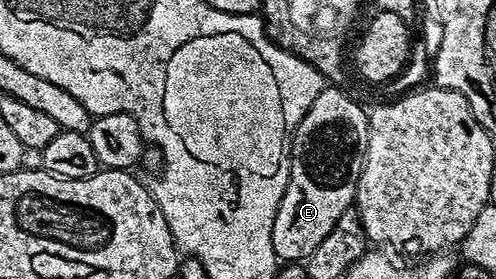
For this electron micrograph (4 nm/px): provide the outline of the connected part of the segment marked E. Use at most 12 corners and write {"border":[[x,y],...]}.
{"border":[[325,87],[292,134],[274,251],[300,263],[353,208],[369,110]]}

